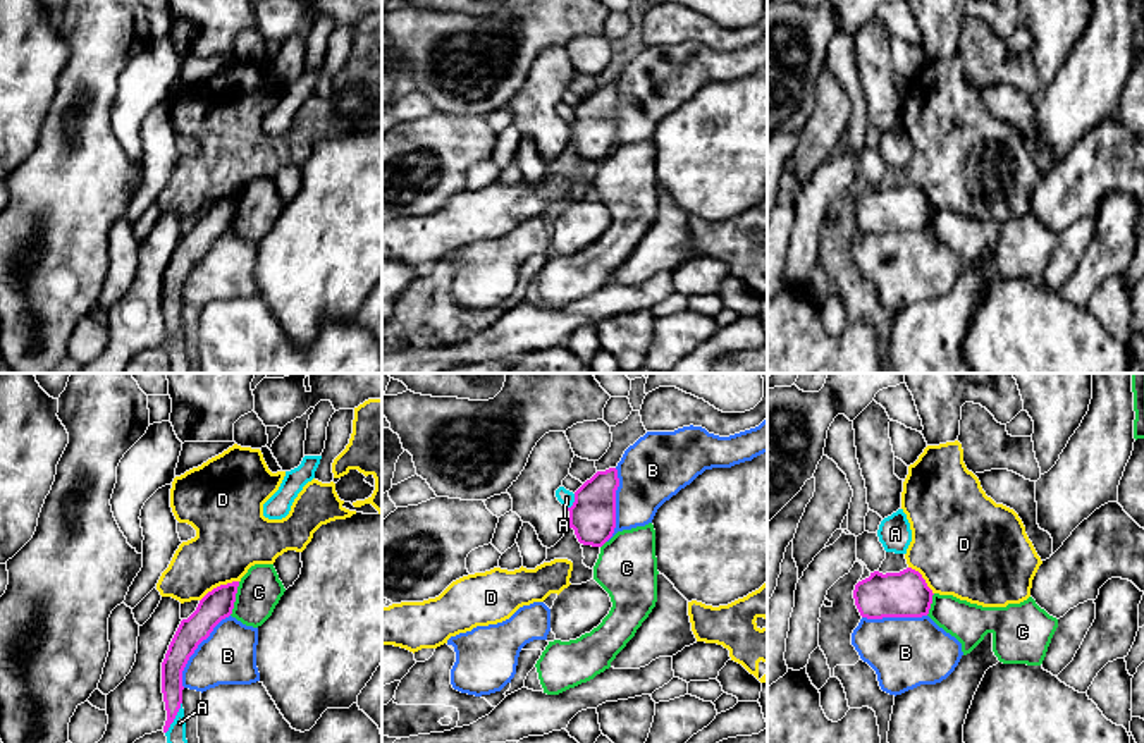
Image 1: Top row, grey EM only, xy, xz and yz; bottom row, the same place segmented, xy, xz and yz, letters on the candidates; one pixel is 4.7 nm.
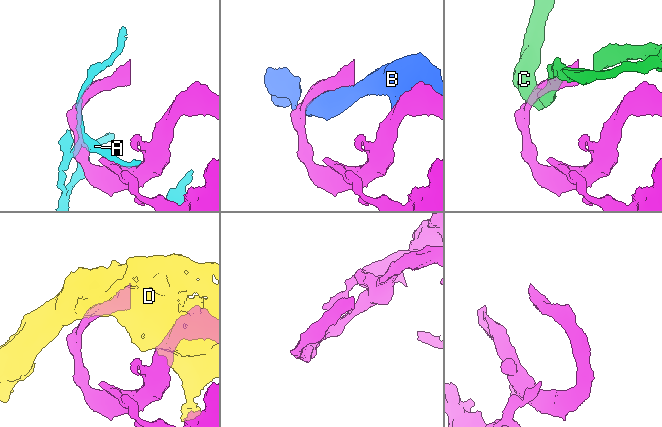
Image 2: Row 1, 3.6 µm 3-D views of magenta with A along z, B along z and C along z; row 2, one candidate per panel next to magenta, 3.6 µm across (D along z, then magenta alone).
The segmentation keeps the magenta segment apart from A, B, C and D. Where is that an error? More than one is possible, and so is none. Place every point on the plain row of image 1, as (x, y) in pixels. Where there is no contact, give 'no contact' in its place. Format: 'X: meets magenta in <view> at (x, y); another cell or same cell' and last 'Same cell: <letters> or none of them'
A: meets magenta in xy at (174, 332); another cell
B: meets magenta in xy at (195, 264); another cell
C: meets magenta in xy at (234, 214); same cell
D: meets magenta in xy at (221, 200); another cell
Same cell: C

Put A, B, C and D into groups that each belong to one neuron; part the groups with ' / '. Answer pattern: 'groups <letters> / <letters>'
groups A / B / C / D

